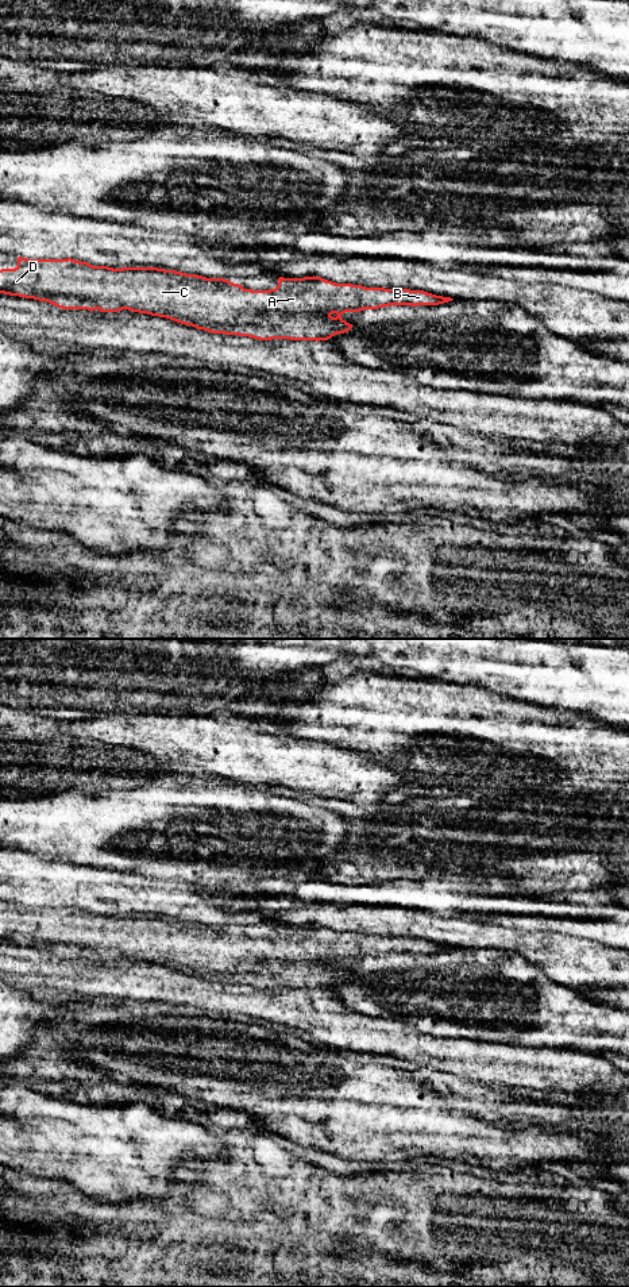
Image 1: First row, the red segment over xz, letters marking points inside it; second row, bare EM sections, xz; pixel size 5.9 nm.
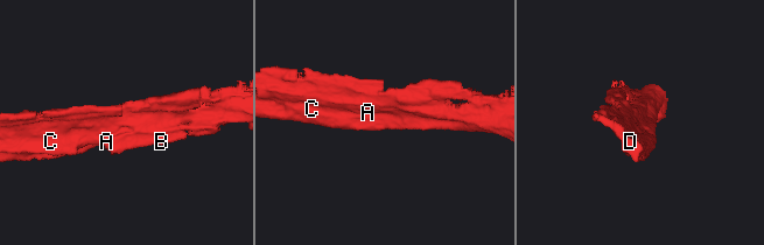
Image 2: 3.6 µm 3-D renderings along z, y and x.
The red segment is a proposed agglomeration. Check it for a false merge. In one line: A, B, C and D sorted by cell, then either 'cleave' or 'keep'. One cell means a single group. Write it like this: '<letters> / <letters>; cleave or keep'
A B C D; keep

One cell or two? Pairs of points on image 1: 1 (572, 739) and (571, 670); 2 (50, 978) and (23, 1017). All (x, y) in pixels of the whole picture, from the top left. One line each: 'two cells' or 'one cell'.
1: two cells
2: two cells

